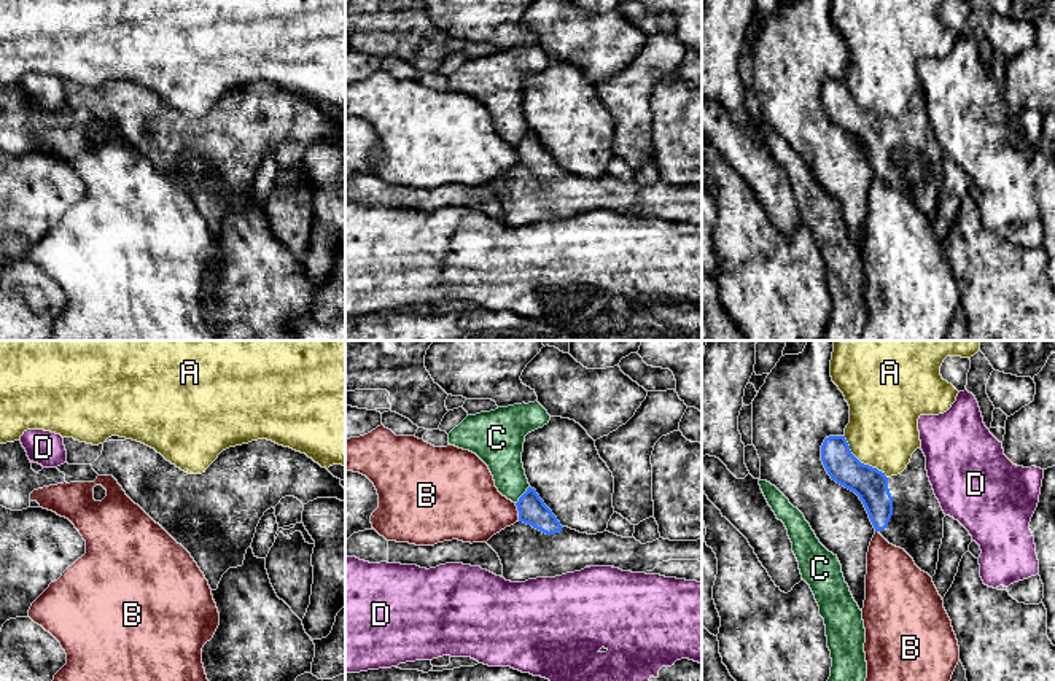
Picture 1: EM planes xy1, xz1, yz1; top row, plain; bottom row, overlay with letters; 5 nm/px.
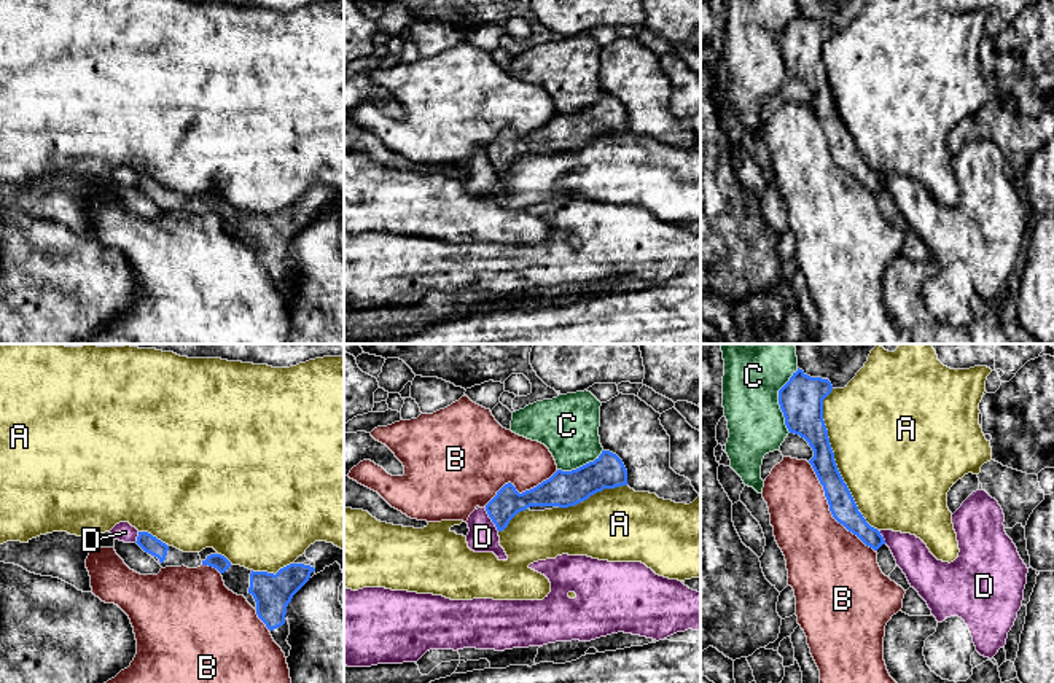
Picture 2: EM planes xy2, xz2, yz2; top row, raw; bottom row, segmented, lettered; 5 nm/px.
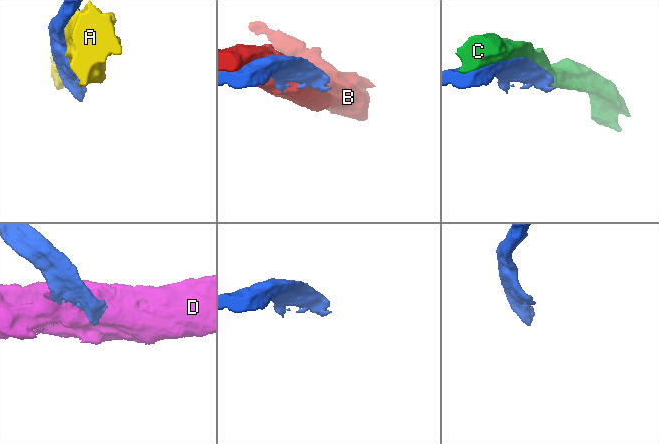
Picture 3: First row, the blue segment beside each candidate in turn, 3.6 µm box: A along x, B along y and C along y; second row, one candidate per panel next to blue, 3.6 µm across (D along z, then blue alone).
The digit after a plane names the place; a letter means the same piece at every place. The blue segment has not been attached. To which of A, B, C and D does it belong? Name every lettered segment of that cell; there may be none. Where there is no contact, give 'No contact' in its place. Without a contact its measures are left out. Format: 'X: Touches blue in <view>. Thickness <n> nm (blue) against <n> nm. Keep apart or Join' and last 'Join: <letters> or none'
A: Touches blue in yz2. Thickness 160 nm (blue) against 500 nm. Keep apart
B: Touches blue in yz2. Thickness 140 nm (blue) against 380 nm. Keep apart
C: Touches blue in yz2. Thickness 220 nm (blue) against 360 nm. Keep apart
D: Touches blue in xz2. Thickness 150 nm (blue) against 160 nm. Keep apart
Join: none

